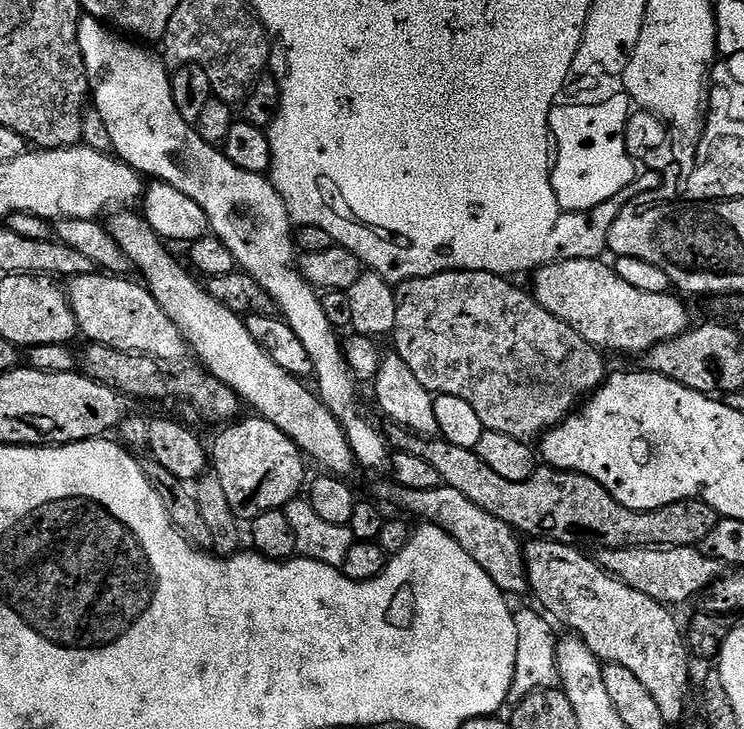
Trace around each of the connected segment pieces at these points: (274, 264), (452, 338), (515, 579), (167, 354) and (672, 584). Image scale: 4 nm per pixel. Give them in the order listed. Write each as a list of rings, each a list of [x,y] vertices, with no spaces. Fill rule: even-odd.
[[[84,14],[81,15],[78,26],[78,46],[84,55],[88,79],[94,85],[90,92],[94,101],[94,111],[102,114],[102,122],[106,122],[110,130],[112,152],[140,176],[174,186],[174,190],[182,190],[186,198],[194,198],[194,202],[198,202],[198,206],[206,210],[211,235],[220,239],[229,248],[230,254],[244,273],[254,278],[254,282],[258,282],[258,286],[262,286],[262,290],[266,290],[266,294],[274,298],[277,309],[282,313],[282,319],[290,326],[290,330],[294,330],[294,334],[298,334],[302,346],[306,346],[306,354],[310,354],[314,380],[320,383],[318,395],[332,411],[334,418],[338,418],[338,422],[344,427],[350,446],[357,454],[362,454],[358,460],[359,467],[380,468],[383,464],[385,467],[390,460],[390,445],[385,433],[379,432],[360,409],[360,396],[356,393],[358,384],[348,371],[341,337],[336,337],[339,336],[337,328],[330,322],[330,318],[326,318],[326,310],[322,310],[321,293],[308,284],[300,272],[294,225],[288,219],[286,206],[271,179],[264,174],[250,174],[246,170],[238,170],[238,166],[234,166],[234,162],[230,162],[230,158],[226,158],[217,145],[207,144],[198,135],[195,127],[184,121],[182,114],[178,114],[174,106],[169,65],[165,64],[157,53],[155,56],[154,53],[147,52],[143,43],[114,34],[111,27],[95,20],[93,16]]]
[[[439,272],[433,276],[419,276],[396,288],[396,329],[392,331],[391,339],[396,340],[395,355],[410,366],[414,378],[426,386],[426,390],[436,396],[453,396],[462,398],[462,402],[470,402],[474,406],[474,414],[482,418],[482,426],[485,432],[497,432],[498,434],[510,434],[510,438],[518,438],[525,442],[536,442],[543,437],[547,429],[560,424],[585,398],[592,395],[606,379],[604,372],[604,360],[601,349],[594,347],[578,330],[571,328],[566,322],[554,318],[550,310],[546,310],[536,301],[535,296],[524,292],[518,285],[512,284],[511,279],[503,276],[495,276],[489,272]]]
[[[391,479],[388,480],[377,486],[377,501],[393,500],[402,511],[417,516],[417,521],[446,530],[446,534],[460,543],[462,550],[466,550],[466,554],[470,554],[470,558],[474,558],[474,562],[478,562],[478,566],[482,566],[482,570],[490,574],[494,586],[501,588],[509,597],[515,598],[519,592],[529,591],[528,571],[524,565],[524,544],[516,529],[502,522],[502,518],[486,514],[482,506],[474,506],[474,502],[466,498],[466,494],[453,488],[441,486],[434,490],[410,490],[397,487]]]
[[[95,271],[85,276],[71,277],[67,281],[66,291],[79,335],[85,336],[85,341],[105,344],[123,352],[147,354],[165,362],[180,362],[184,355],[189,355],[188,343],[182,338],[178,326],[166,318],[166,310],[158,306],[143,283],[135,284],[132,278]]]
[[[699,547],[690,548],[605,548],[599,549],[598,562],[611,576],[617,576],[626,586],[638,590],[638,594],[646,594],[646,598],[654,598],[659,604],[673,606],[684,604],[691,596],[699,597],[721,575],[722,565],[713,560]]]

